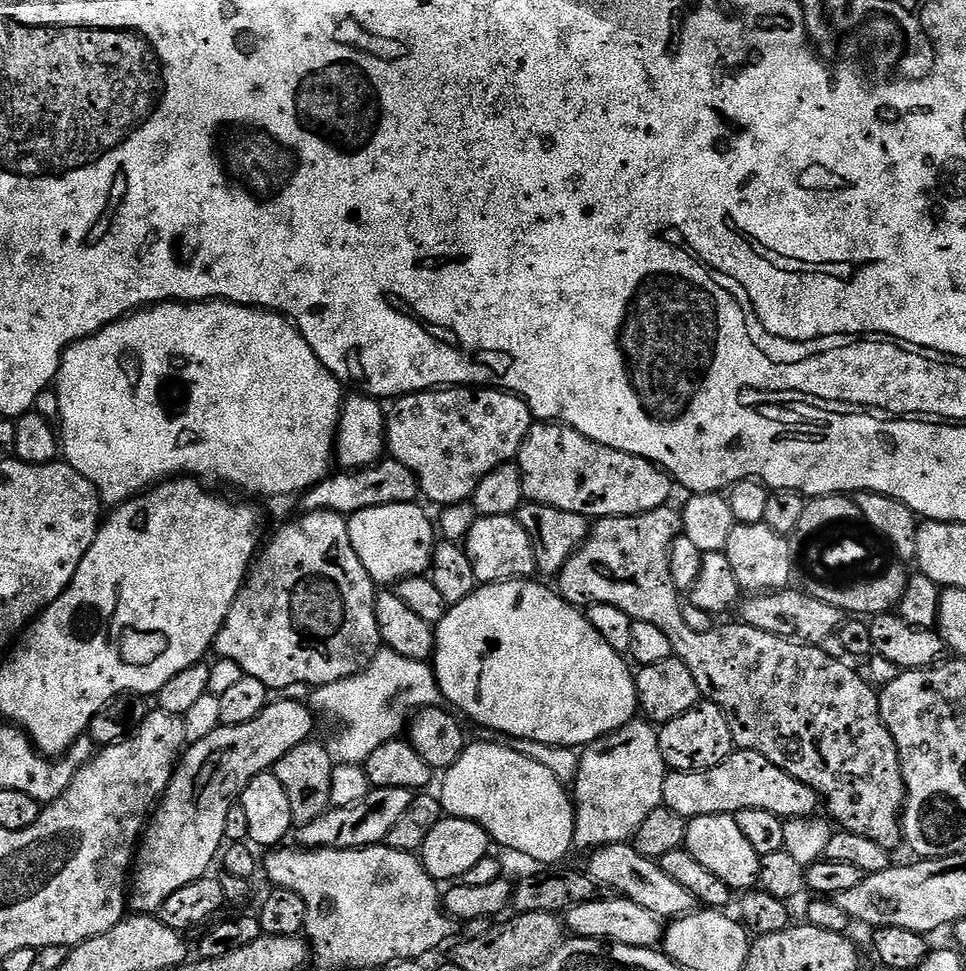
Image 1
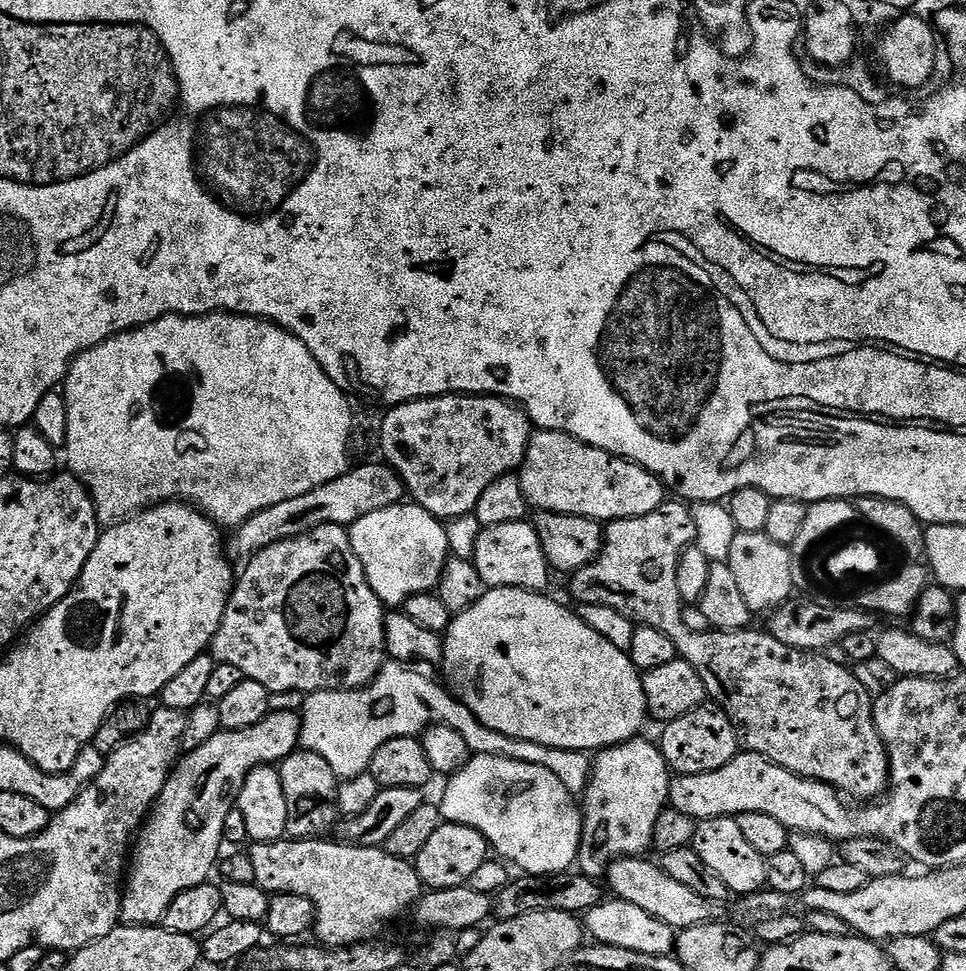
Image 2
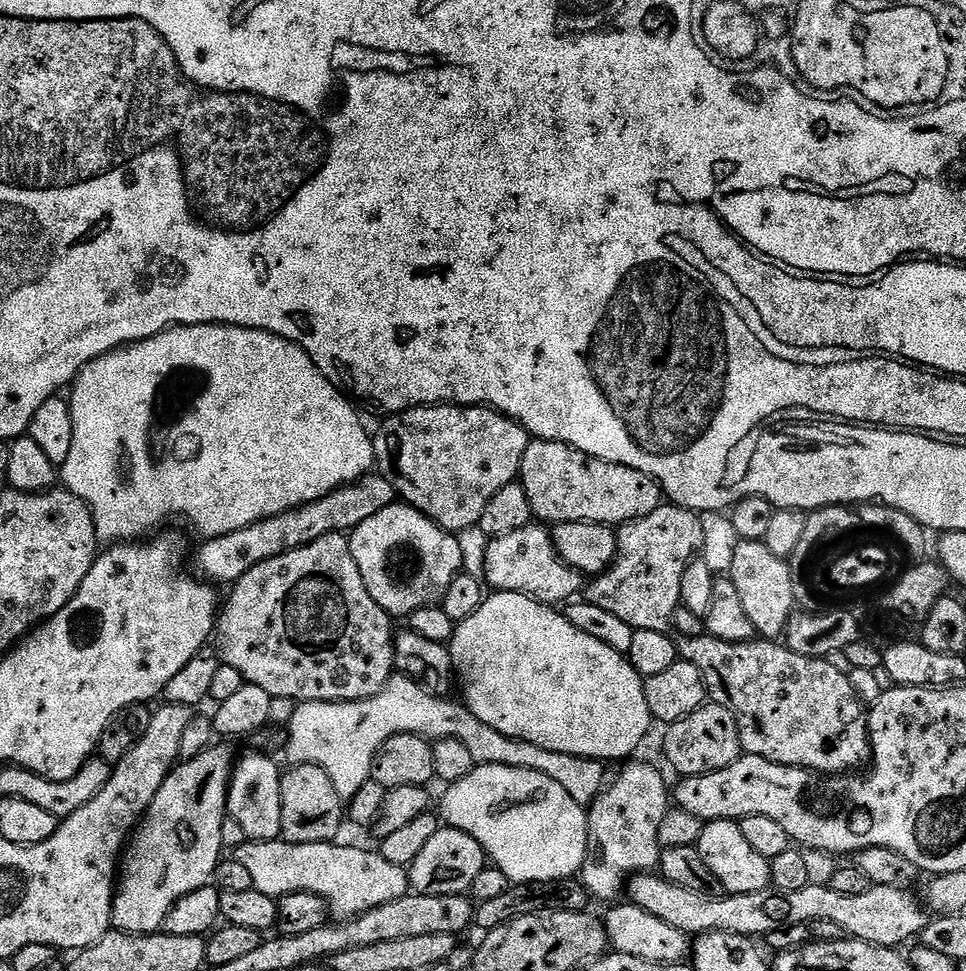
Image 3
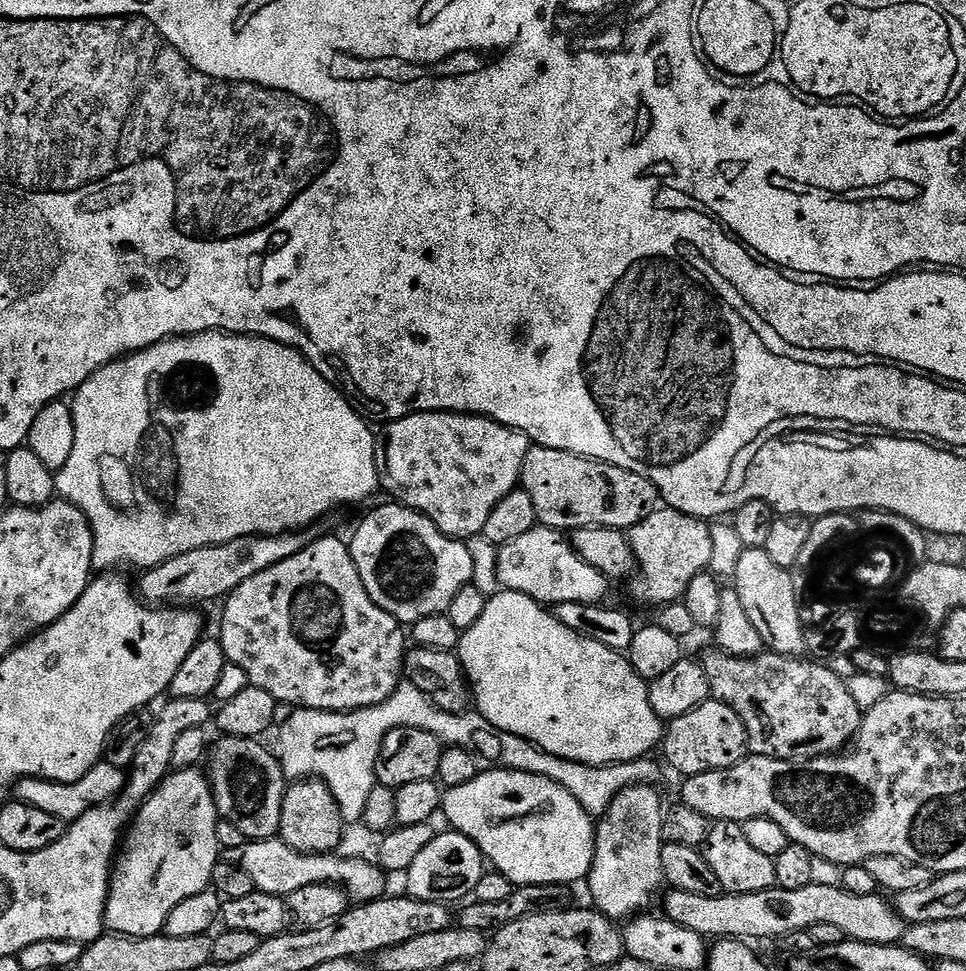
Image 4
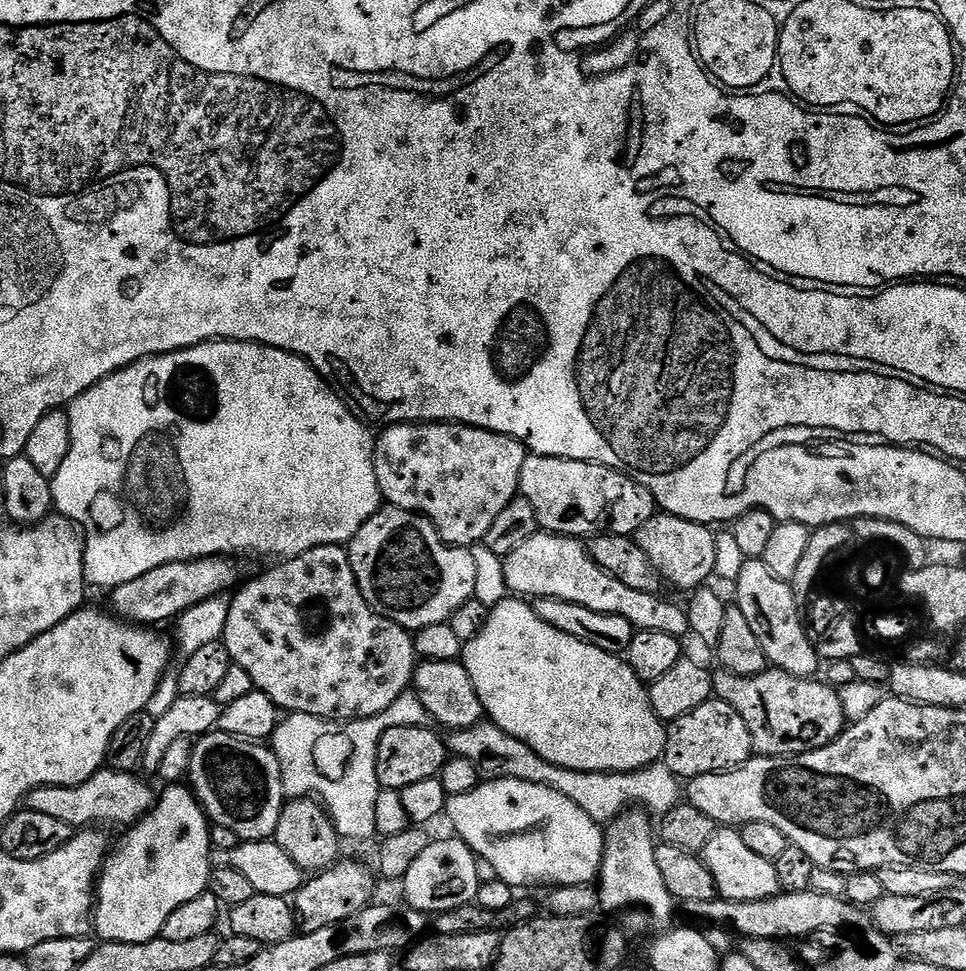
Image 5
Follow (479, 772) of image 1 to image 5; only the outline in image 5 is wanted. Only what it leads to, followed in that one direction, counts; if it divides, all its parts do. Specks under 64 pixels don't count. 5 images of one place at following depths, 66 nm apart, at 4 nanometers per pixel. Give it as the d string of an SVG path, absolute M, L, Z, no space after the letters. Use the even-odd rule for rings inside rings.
M518 778L505 780L484 780L466 794L449 796L446 820L452 823L457 837L464 841L479 859L494 866L497 880L506 882L514 890L528 888L531 884L547 886L578 886L592 884L599 877L604 861L604 828L578 806L566 794L558 794L550 786L538 782L522 782Z

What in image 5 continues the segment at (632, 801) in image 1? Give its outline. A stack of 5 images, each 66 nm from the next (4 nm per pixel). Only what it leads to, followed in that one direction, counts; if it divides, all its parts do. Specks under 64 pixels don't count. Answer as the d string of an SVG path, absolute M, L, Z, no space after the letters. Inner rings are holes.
M639 807L628 809L604 828L604 861L598 877L598 908L633 937L651 938L667 932L675 921L672 919L676 916L678 904L670 890L666 890L666 882L662 882L662 873L658 871L657 843L653 817Z

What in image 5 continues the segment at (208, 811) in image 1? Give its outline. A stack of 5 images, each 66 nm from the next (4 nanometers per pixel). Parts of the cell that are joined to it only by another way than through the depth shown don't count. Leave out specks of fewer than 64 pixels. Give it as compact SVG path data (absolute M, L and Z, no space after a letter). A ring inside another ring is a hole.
M169 783L165 792L155 797L152 811L127 829L120 845L109 851L104 866L96 881L94 897L94 932L104 942L113 944L137 944L150 942L160 936L166 918L183 906L208 891L208 879L213 870L212 829L191 787L183 783Z

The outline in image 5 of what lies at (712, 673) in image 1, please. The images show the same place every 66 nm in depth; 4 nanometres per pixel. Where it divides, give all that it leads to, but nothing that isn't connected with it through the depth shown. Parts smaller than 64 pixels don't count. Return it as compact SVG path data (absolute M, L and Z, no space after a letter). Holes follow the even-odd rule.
M657 514L634 533L634 539L638 546L642 546L642 550L646 550L646 558L650 558L654 570L665 585L673 584L674 587L681 588L684 594L688 594L701 587L702 582L713 579L716 570L716 532L709 525ZM769 667L765 672L760 672L756 676L739 676L733 672L723 670L717 671L712 677L712 687L715 695L721 700L725 700L730 706L734 706L734 710L738 710L738 714L742 714L742 718L746 722L746 730L750 730L750 738L752 739L752 750L757 756L800 756L804 752L810 750L818 750L822 746L826 746L832 740L837 740L846 727L846 717L844 707L840 701L839 691L828 684L823 684L820 678L809 678L807 676L795 676L794 674L786 674L781 668Z

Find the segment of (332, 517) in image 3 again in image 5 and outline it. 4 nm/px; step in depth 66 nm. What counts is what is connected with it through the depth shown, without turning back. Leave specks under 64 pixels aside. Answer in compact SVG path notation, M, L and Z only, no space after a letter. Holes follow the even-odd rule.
M204 556L201 560L170 562L154 570L146 570L134 582L122 582L111 589L111 611L129 624L160 626L163 620L175 621L183 612L227 593L227 588L241 583L239 559L231 556Z

